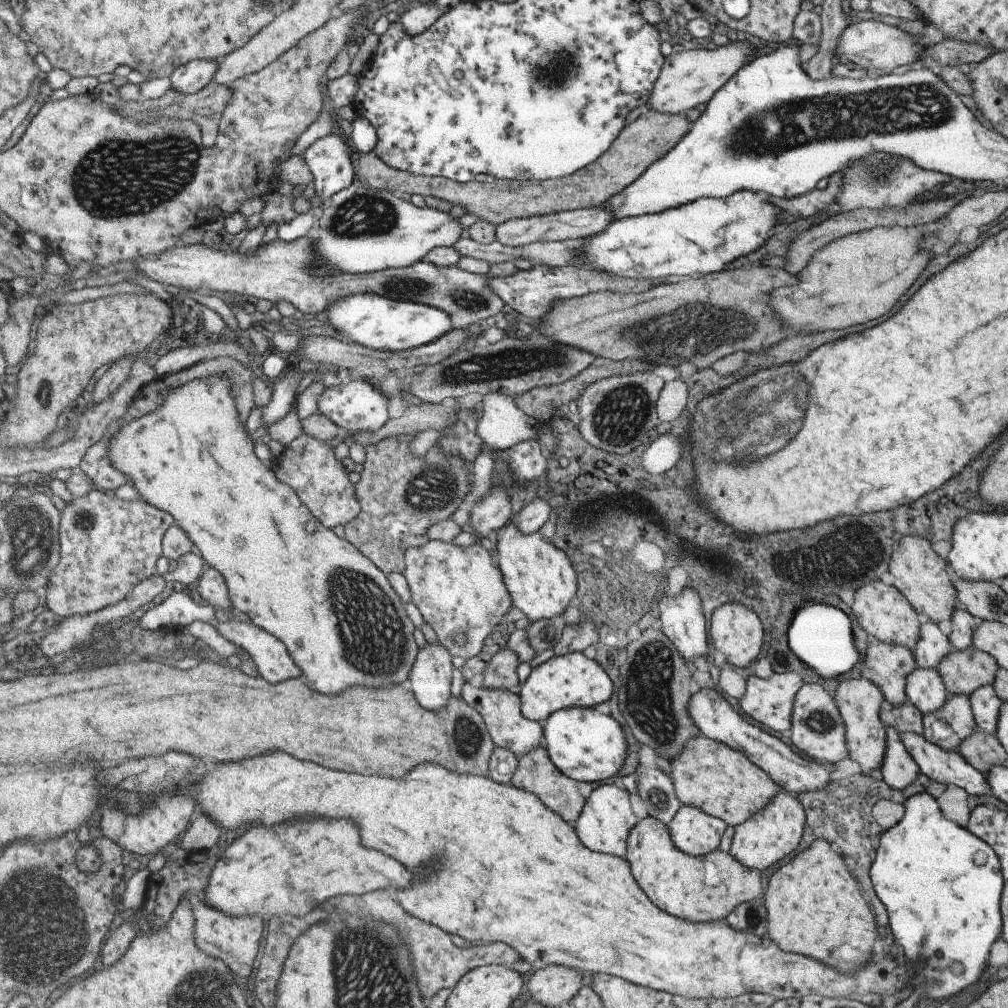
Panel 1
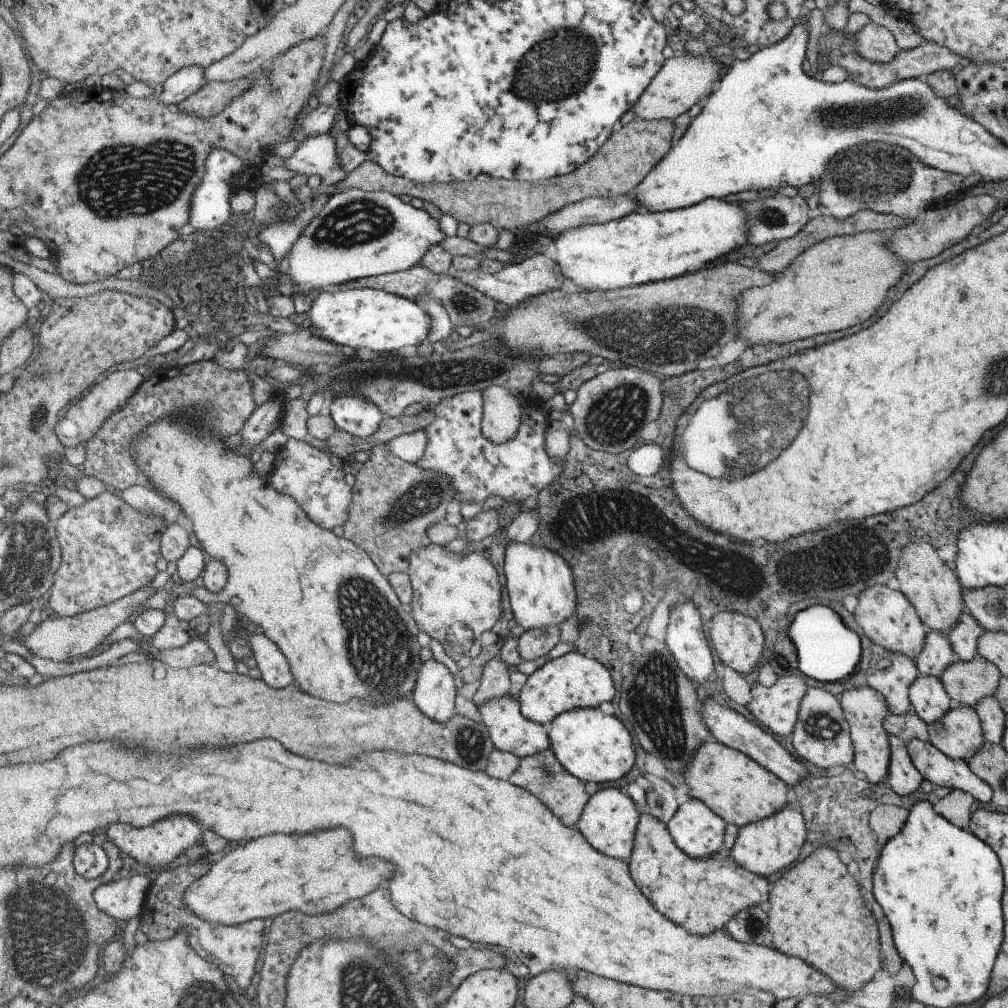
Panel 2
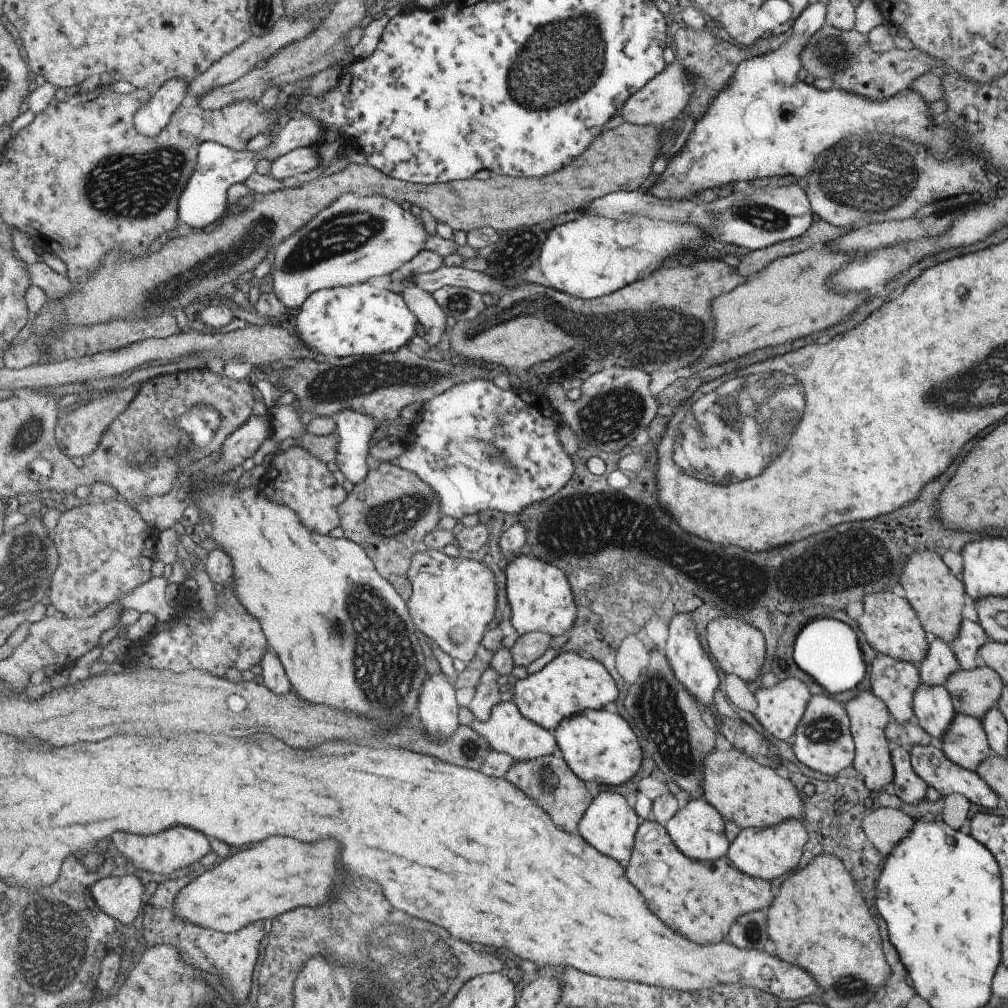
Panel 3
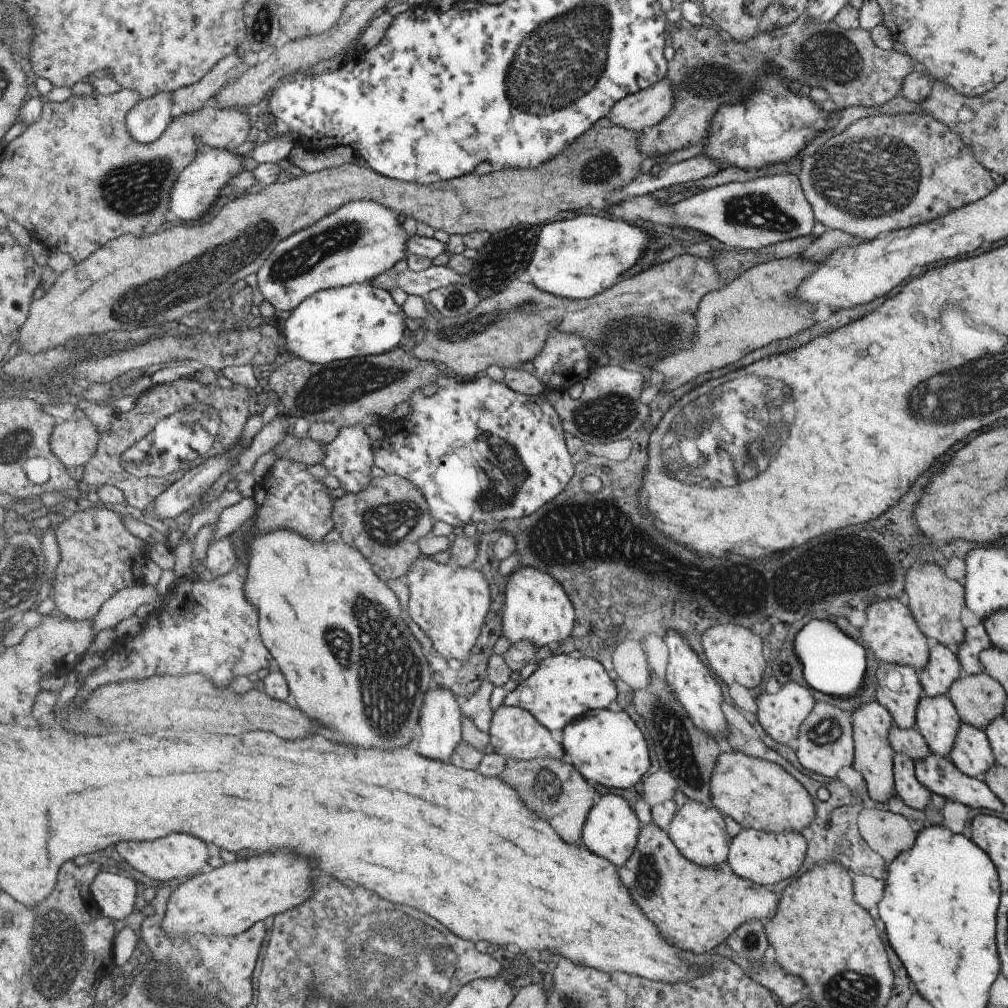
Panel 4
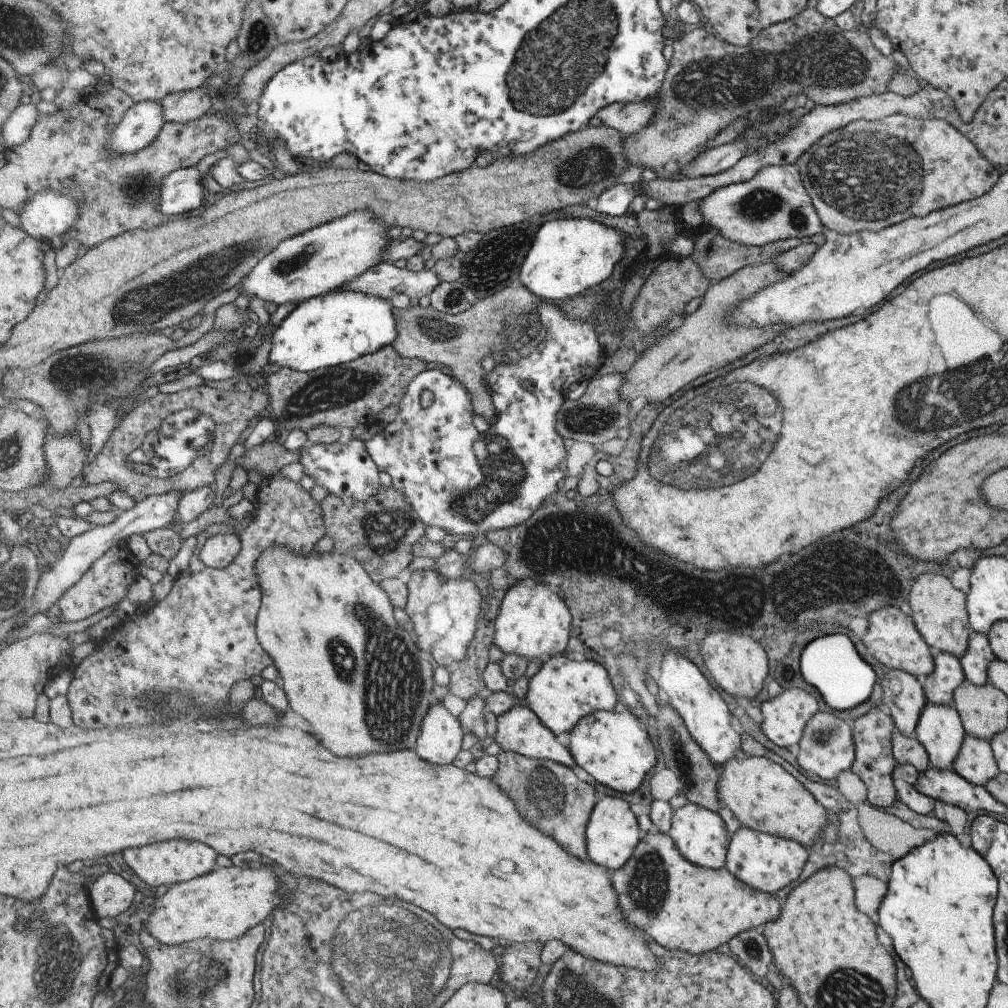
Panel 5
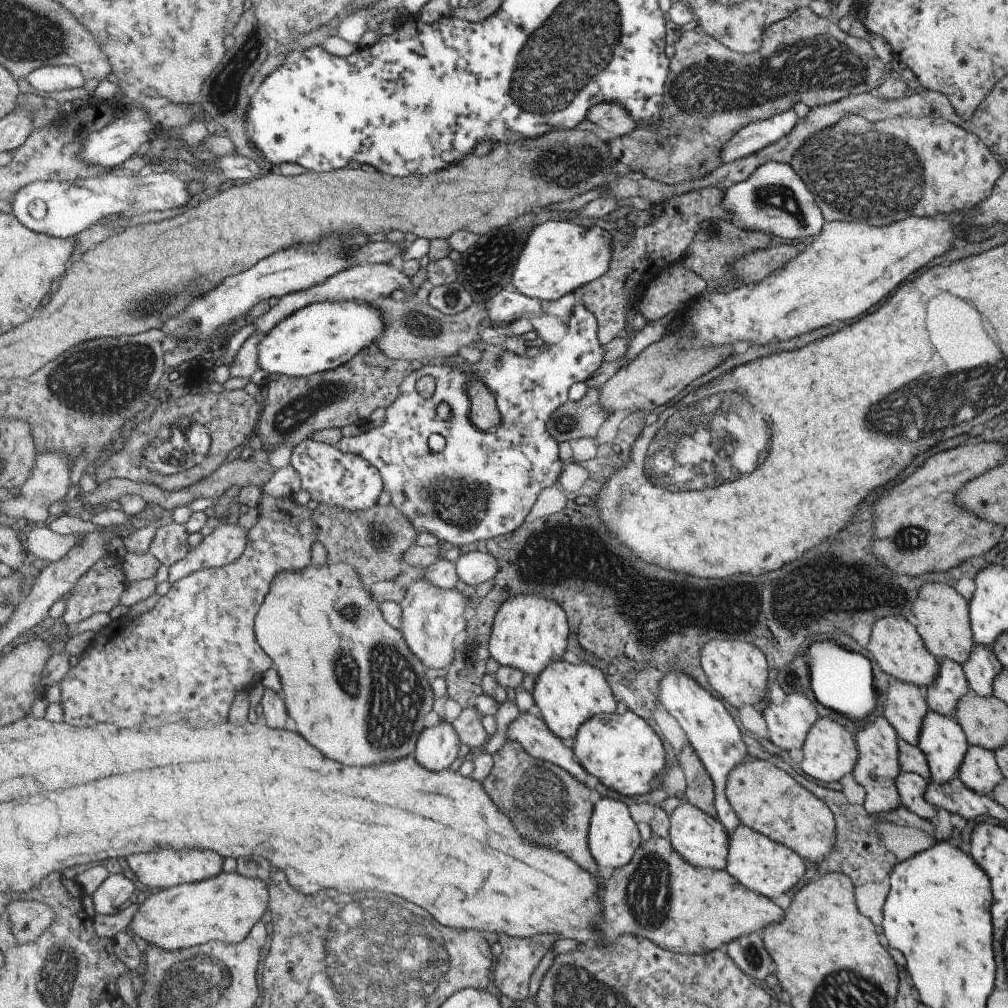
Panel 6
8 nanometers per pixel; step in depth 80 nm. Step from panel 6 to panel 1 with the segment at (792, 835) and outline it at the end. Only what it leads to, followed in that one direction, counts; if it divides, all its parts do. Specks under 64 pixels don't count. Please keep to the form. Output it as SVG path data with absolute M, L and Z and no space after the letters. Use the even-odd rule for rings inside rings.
M701 734L688 738L678 756L669 763L668 775L680 804L697 807L701 812L720 818L732 827L768 805L768 800L776 790L781 789L741 751Z

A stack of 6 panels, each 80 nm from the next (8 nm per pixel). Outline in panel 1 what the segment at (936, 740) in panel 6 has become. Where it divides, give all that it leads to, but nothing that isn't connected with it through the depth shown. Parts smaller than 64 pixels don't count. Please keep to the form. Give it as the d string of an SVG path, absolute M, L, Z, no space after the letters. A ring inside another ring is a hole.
M915 668L905 681L906 701L922 715L937 710L946 699L947 690L935 668Z

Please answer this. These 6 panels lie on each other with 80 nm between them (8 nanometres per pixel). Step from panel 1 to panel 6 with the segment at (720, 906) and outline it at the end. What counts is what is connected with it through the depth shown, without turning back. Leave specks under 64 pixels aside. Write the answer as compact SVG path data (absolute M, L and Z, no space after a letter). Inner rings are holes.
M655 835L637 845L627 864L613 869L611 877L605 881L601 906L602 918L596 923L596 933L601 940L618 935L635 935L650 940L662 949L688 955L715 950L739 936L757 932L767 922L783 918L783 910L770 898L745 888L725 869L701 868L685 862L672 849L668 839Z

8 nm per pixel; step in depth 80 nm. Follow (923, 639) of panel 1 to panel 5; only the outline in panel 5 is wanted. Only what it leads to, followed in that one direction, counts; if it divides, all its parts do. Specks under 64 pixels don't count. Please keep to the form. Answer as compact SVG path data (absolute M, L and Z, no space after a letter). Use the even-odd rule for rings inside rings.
M935 652L932 656L933 670L920 679L922 691L927 703L951 706L952 694L964 682L964 674L955 655Z

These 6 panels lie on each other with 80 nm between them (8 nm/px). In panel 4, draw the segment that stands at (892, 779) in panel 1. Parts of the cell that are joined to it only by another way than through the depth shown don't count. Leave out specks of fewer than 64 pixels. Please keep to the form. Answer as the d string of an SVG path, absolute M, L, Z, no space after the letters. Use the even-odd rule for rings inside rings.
M893 753L892 775L894 790L909 808L923 809L930 804L930 792L914 777L913 761L905 754Z

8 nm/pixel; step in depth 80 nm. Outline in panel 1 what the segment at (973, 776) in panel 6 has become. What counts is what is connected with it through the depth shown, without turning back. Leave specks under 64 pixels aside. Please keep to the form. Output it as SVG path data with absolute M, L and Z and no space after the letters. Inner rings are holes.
M947 695L943 704L932 713L922 715L922 737L943 750L955 751L957 745L975 730L967 695Z

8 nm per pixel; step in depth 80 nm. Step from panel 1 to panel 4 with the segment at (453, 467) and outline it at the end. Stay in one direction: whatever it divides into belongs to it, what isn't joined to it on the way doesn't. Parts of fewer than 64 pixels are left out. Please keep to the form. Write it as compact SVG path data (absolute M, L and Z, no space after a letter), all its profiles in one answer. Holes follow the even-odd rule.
M386 473L384 477L373 477L372 483L358 493L343 495L336 502L332 512L336 520L335 530L341 534L341 541L356 546L372 562L374 571L385 581L391 578L404 580L412 568L412 562L421 556L419 540L427 536L435 526L428 498L414 482L398 474Z

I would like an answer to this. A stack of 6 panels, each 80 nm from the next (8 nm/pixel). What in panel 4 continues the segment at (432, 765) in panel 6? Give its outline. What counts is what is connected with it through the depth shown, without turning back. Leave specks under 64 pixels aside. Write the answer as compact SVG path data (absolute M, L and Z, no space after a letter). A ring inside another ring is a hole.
M436 684L428 690L421 709L419 725L422 735L417 750L427 758L449 763L453 750L462 741L463 736L463 710L461 705L457 704L457 695L453 694L453 690Z

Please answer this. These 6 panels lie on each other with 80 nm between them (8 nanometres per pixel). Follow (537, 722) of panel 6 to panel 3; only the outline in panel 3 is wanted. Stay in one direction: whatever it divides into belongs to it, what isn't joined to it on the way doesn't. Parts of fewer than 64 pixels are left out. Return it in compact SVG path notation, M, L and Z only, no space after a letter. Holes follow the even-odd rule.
M513 700L497 703L483 724L475 722L472 727L489 739L493 750L509 753L517 761L530 761L543 755L559 753L554 732L527 718Z

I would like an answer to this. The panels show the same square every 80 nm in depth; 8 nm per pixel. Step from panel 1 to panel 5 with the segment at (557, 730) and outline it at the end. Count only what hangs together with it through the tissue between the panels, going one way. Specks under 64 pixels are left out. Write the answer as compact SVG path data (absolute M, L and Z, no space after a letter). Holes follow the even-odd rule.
M627 710L621 713L589 713L578 722L569 738L568 747L575 759L576 768L582 770L594 783L603 784L621 794L637 790L649 768L655 764L653 746L647 732L639 728L639 720Z

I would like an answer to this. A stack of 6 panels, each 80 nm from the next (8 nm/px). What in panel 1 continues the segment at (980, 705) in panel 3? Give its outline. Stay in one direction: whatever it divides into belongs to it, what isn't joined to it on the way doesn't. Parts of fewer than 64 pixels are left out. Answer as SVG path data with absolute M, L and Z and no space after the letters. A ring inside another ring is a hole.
M971 644L963 650L955 651L952 649L949 651L943 659L939 660L935 669L942 678L947 695L969 696L973 690L978 689L980 686L992 684L998 664L989 654Z

